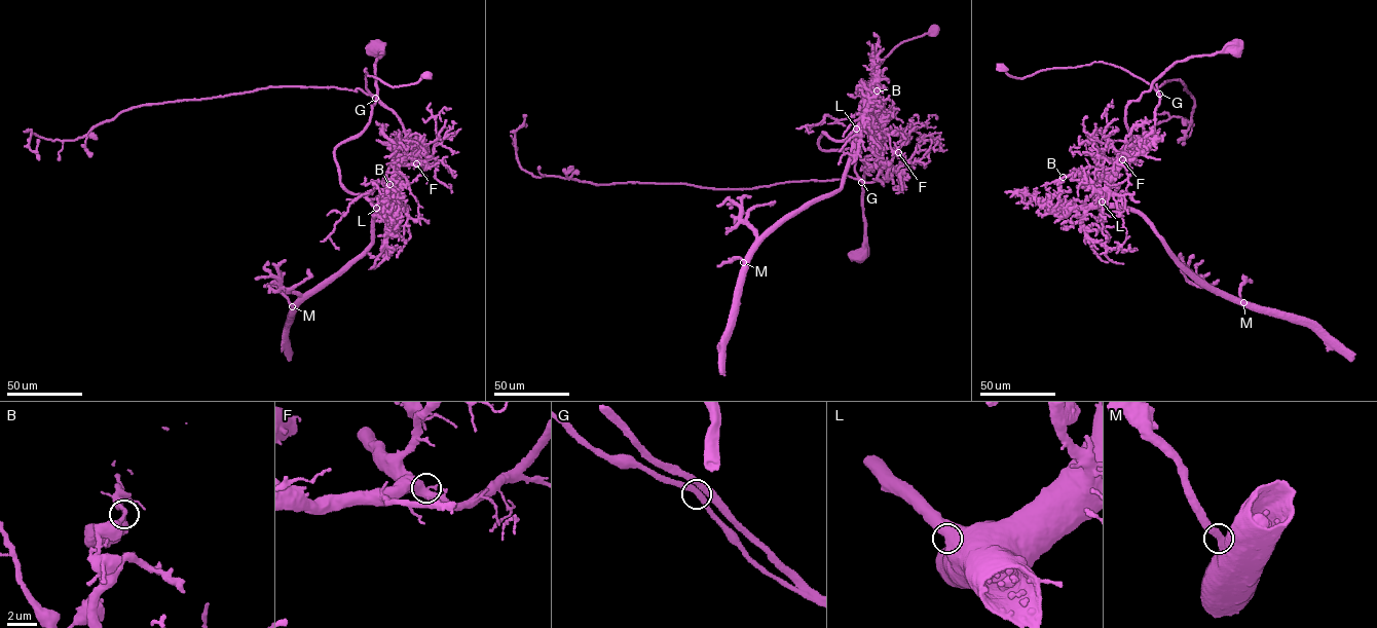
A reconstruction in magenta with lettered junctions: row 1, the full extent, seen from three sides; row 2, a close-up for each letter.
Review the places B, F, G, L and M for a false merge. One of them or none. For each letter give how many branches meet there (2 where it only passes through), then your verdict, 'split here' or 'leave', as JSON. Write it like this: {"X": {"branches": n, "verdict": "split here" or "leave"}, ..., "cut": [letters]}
{"B": {"branches": 2, "verdict": "split here"}, "F": {"branches": 2, "verdict": "leave"}, "G": {"branches": 2, "verdict": "leave"}, "L": {"branches": 2, "verdict": "leave"}, "M": {"branches": 2, "verdict": "leave"}, "cut": ["B"]}

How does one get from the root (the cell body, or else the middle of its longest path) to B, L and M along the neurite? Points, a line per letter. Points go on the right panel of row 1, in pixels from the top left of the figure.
B: (1001, 67), (1024, 78), (1104, 62), (1158, 94), (1147, 150), (1116, 165), (1105, 159), (1103, 175), (1063, 177)
L: (1001, 67), (1024, 78), (1104, 62), (1142, 79), (1158, 94), (1151, 146), (1123, 163), (1102, 201)
M: (1001, 67), (1104, 62), (1151, 85), (1151, 146), (1102, 201), (1137, 212), (1243, 302)

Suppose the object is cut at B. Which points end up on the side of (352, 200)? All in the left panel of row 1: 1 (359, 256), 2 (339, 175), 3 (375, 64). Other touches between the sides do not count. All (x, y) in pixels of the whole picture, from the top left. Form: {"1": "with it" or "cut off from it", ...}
{"1": "cut off from it", "2": "cut off from it", "3": "cut off from it"}

